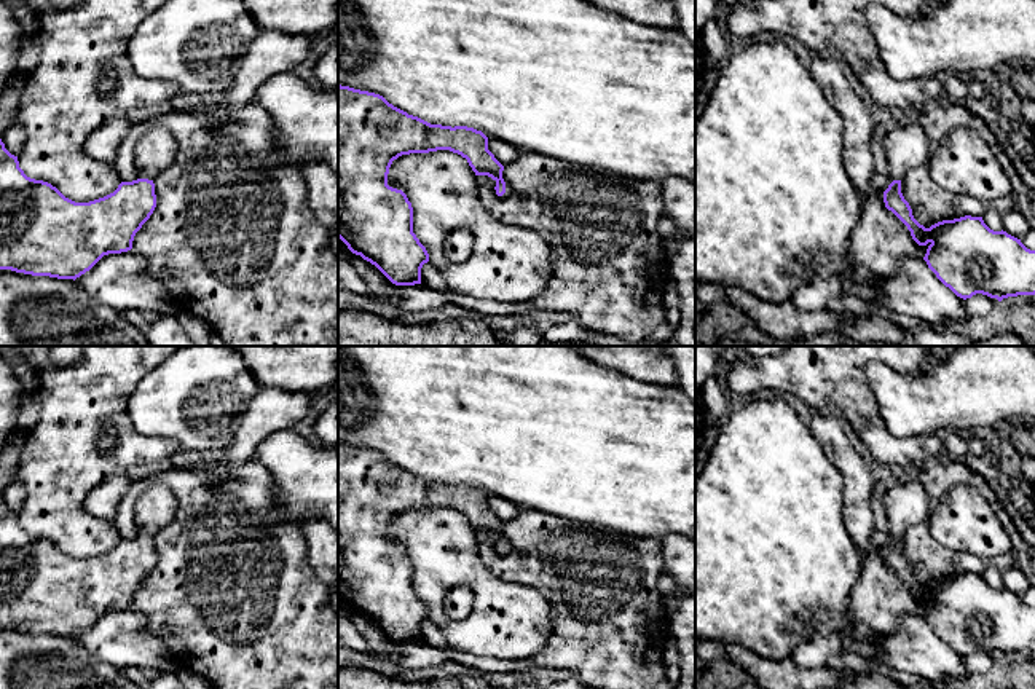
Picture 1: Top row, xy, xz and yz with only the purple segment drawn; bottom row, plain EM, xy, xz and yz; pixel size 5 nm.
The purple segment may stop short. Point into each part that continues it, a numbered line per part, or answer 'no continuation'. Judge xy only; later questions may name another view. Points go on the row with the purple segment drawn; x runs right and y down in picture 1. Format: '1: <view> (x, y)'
1: xy (157, 149)

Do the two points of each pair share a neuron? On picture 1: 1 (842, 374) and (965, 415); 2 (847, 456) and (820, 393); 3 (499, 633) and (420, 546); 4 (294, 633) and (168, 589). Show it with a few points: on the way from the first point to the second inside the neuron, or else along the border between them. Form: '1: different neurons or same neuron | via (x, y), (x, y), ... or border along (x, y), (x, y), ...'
1: different neurons | border along (869, 362), (868, 383), (876, 410), (882, 418)
2: different neurons | border along (815, 410), (825, 412)
3: same neuron | via (487, 606), (487, 592), (447, 554)
4: same neuron | via (260, 643), (233, 649), (208, 635), (200, 622)

